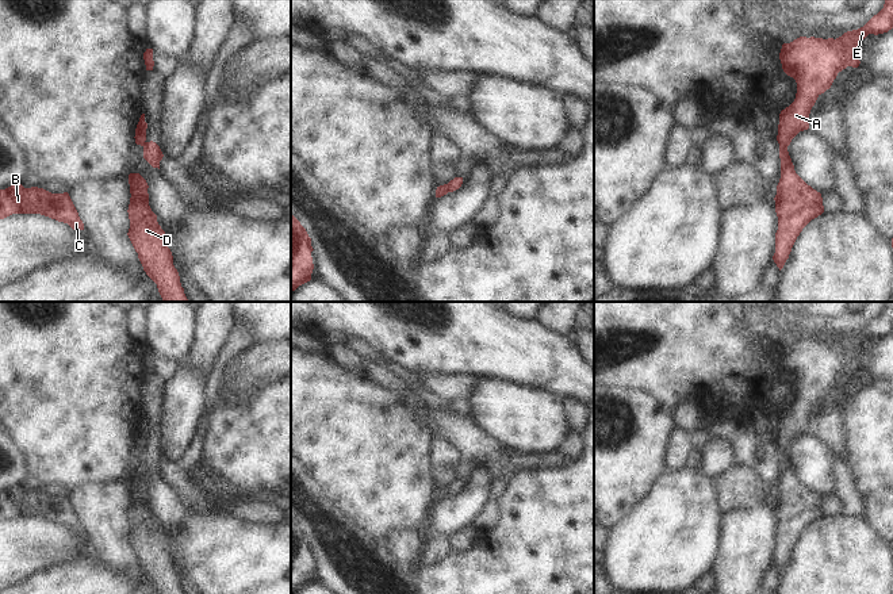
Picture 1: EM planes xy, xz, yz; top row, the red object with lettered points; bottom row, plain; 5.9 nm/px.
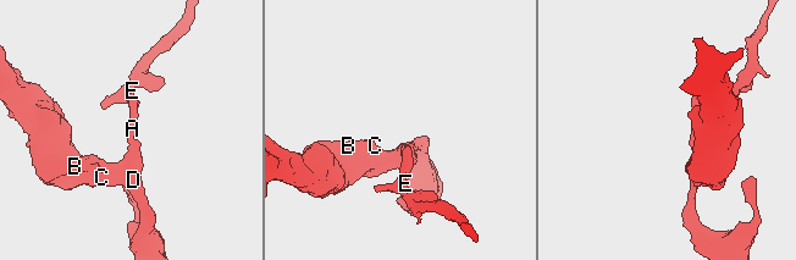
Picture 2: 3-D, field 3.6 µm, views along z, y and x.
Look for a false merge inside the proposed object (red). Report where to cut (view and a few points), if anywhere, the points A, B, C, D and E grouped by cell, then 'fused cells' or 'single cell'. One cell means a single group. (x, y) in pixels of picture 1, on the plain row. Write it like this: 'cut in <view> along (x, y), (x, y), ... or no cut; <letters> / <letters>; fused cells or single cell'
cut in xz along (445, 487), (449, 494); A E / B C D; fused cells

